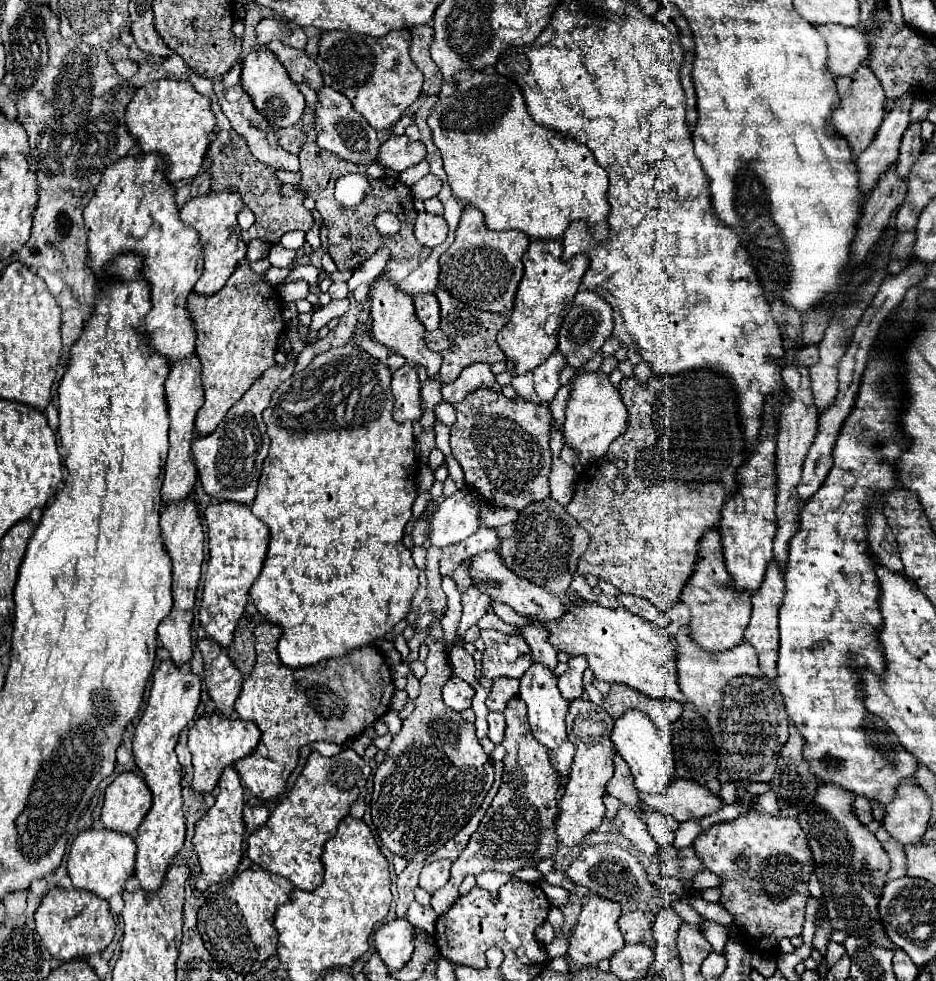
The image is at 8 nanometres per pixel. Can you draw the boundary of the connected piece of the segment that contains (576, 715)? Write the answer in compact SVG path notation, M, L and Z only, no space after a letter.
M576 698L570 702L570 710L566 714L566 724L568 724L568 738L570 742L576 746L576 754L570 766L570 774L566 778L564 784L564 792L558 800L558 820L556 820L556 830L560 836L560 842L568 848L574 848L578 844L582 844L586 840L586 836L594 830L598 830L598 826L604 820L604 804L602 798L606 794L606 786L608 780L612 778L612 728L614 728L614 720L610 718L610 714L606 714L604 708L598 708L596 704L592 704L590 700L582 700Z

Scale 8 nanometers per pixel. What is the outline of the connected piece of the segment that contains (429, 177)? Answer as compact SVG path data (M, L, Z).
M426 174L424 178L420 178L414 186L412 186L412 194L414 194L414 198L418 198L418 200L428 200L428 198L432 198L432 196L436 196L438 192L440 192L440 188L442 188L442 180L436 176L436 174Z

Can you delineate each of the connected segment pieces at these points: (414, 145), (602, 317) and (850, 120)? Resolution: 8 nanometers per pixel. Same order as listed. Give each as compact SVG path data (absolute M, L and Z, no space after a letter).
M406 134L402 136L390 136L382 146L378 154L378 162L386 168L394 168L398 172L422 162L426 158L426 146L418 140L412 142Z
M582 290L576 294L574 298L574 306L572 310L564 316L560 330L558 330L558 350L562 352L562 356L566 358L566 362L572 368L580 368L582 364L586 364L606 342L606 338L612 334L612 308L610 304L600 298L598 294L592 294L588 290Z
M866 64L860 66L854 74L838 78L836 86L840 94L840 106L832 114L832 124L838 130L838 134L842 134L850 142L854 154L860 154L862 150L866 150L866 146L870 146L874 134L878 132L878 126L884 120L884 106L886 106L884 90L874 72Z

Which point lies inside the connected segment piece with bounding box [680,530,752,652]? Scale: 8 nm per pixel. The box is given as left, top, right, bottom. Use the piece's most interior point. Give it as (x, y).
(719, 617)

